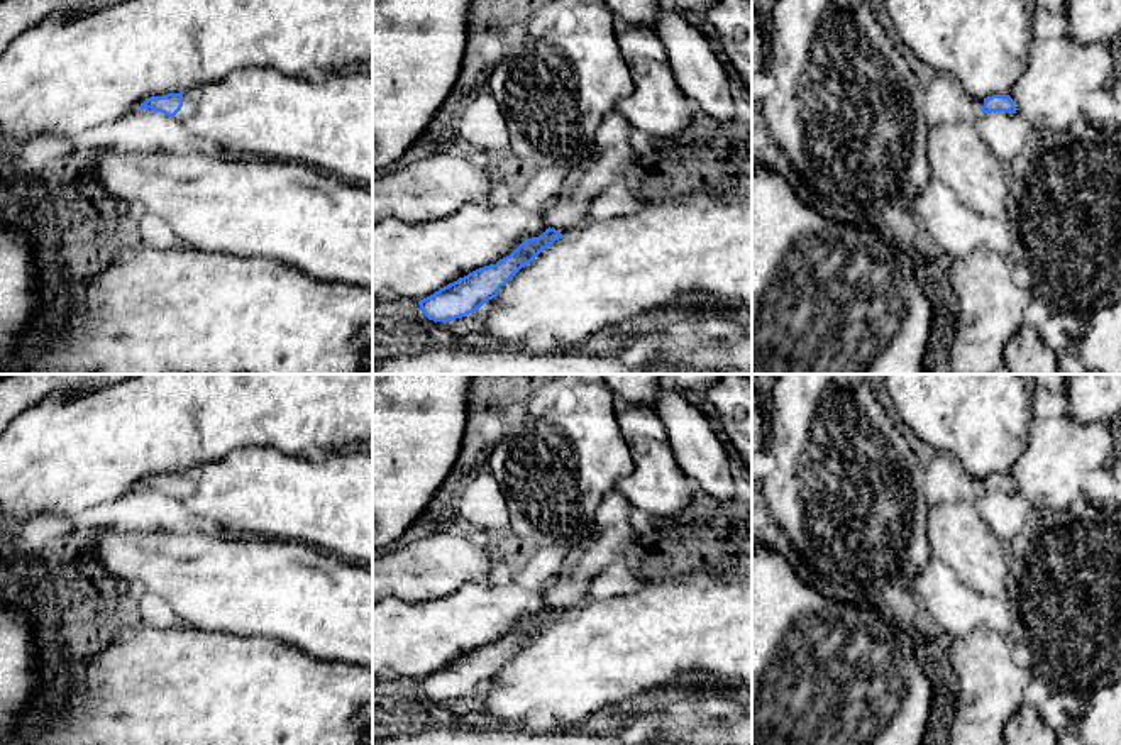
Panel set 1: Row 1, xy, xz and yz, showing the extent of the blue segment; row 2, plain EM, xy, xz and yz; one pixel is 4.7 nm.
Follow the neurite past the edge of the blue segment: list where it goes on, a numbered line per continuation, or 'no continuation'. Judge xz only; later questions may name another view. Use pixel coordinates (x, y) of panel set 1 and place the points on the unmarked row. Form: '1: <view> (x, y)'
1: xz (613, 534)

